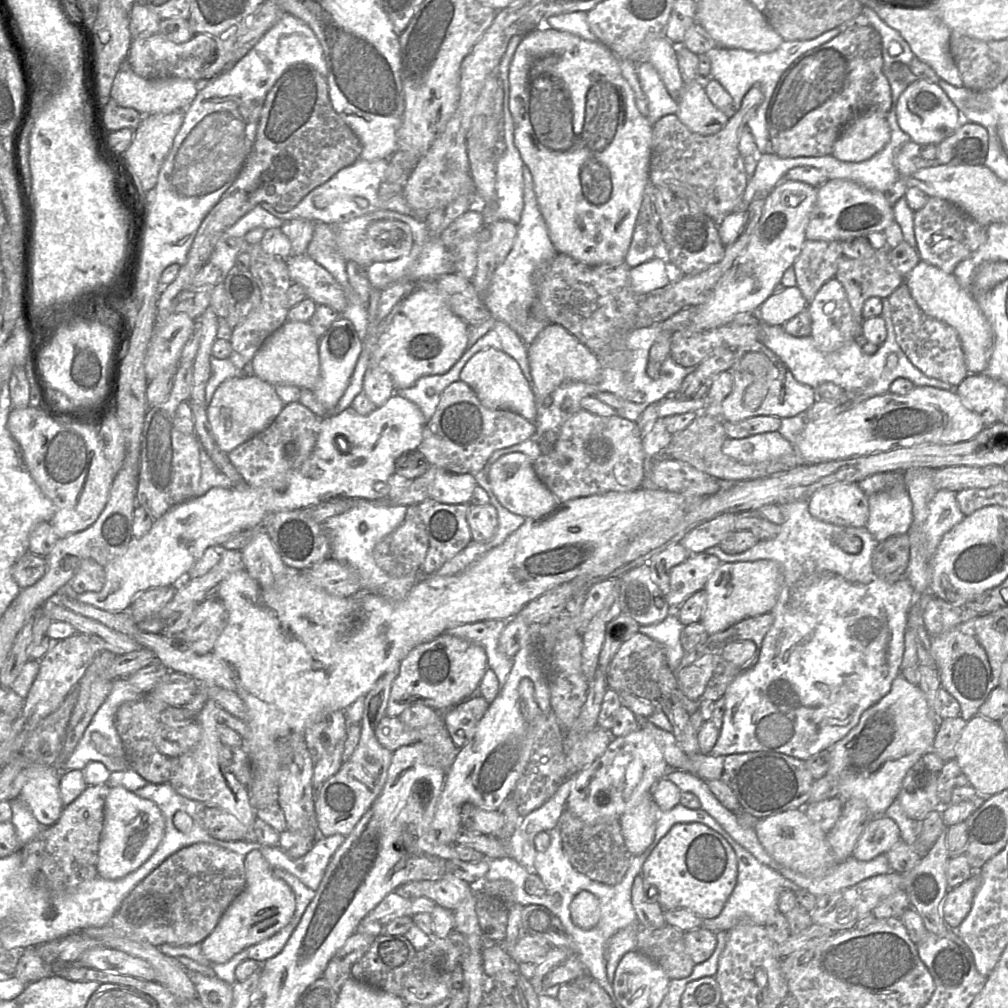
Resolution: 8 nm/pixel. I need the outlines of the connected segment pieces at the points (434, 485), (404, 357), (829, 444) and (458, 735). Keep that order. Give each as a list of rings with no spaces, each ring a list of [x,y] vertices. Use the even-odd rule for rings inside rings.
[[[430,465],[428,470],[421,476],[413,479],[414,490],[426,489],[430,498],[444,504],[469,504],[472,500],[473,491],[477,481],[470,474],[455,474],[437,466]]]
[[[417,288],[406,297],[371,353],[370,367],[379,367],[392,378],[396,390],[412,386],[420,377],[446,373],[468,349],[469,325],[450,309],[446,298],[436,291]]]
[[[915,386],[906,394],[873,396],[838,414],[806,421],[795,449],[805,464],[818,464],[923,443],[968,441],[986,427],[982,417],[966,408],[954,390]]]
[[[476,693],[458,705],[442,712],[448,733],[459,749],[472,738],[477,724],[488,707],[489,703]]]

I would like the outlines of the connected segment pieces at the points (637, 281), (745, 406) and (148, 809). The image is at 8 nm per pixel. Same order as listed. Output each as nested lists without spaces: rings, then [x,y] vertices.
[[[665,255],[655,257],[630,269],[630,284],[637,295],[646,295],[655,289],[665,287],[671,280],[667,272],[670,264]]]
[[[760,340],[735,350],[735,358],[729,369],[733,377],[730,394],[722,402],[722,419],[739,422],[744,419],[769,415],[779,418],[803,414],[818,398],[816,389],[796,380],[782,360]]]
[[[110,786],[105,800],[104,822],[98,848],[98,876],[117,880],[138,869],[157,849],[165,822],[159,808],[122,786]]]

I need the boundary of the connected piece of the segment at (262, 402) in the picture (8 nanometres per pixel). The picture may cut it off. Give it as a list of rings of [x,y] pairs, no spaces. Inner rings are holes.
[[[256,375],[233,377],[217,387],[207,406],[207,419],[218,446],[225,453],[229,453],[268,428],[284,406],[272,384]]]

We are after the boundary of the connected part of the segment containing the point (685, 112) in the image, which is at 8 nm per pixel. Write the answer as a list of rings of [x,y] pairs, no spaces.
[[[701,81],[685,83],[677,105],[675,114],[693,133],[713,135],[729,121],[729,116],[711,102]]]

